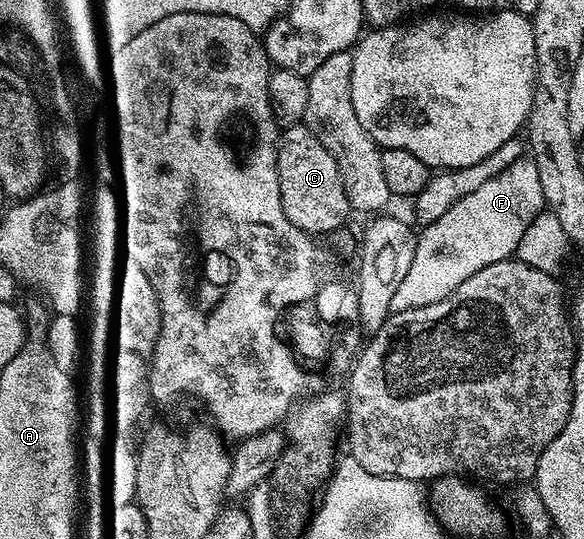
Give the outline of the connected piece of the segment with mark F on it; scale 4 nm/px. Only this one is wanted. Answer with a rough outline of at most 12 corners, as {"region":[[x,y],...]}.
{"region":[[520,157],[417,236],[393,310],[509,260],[545,207]]}

